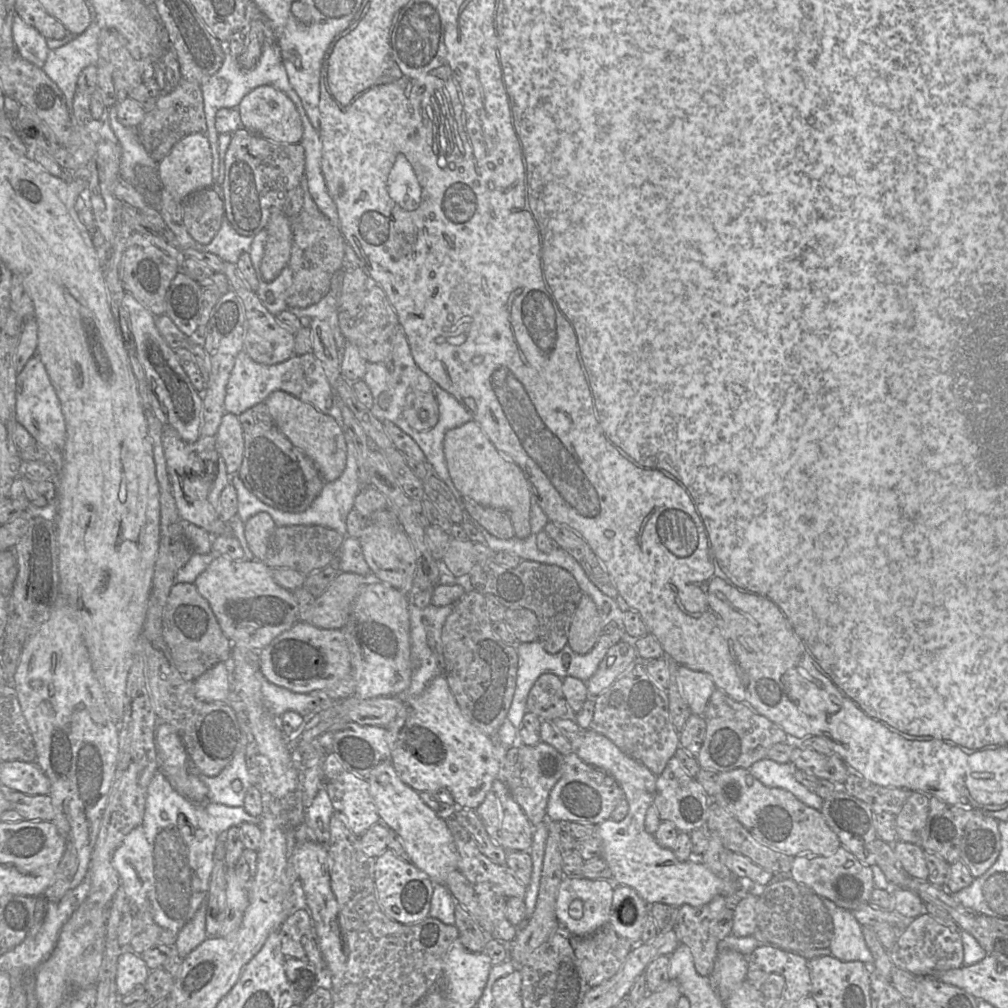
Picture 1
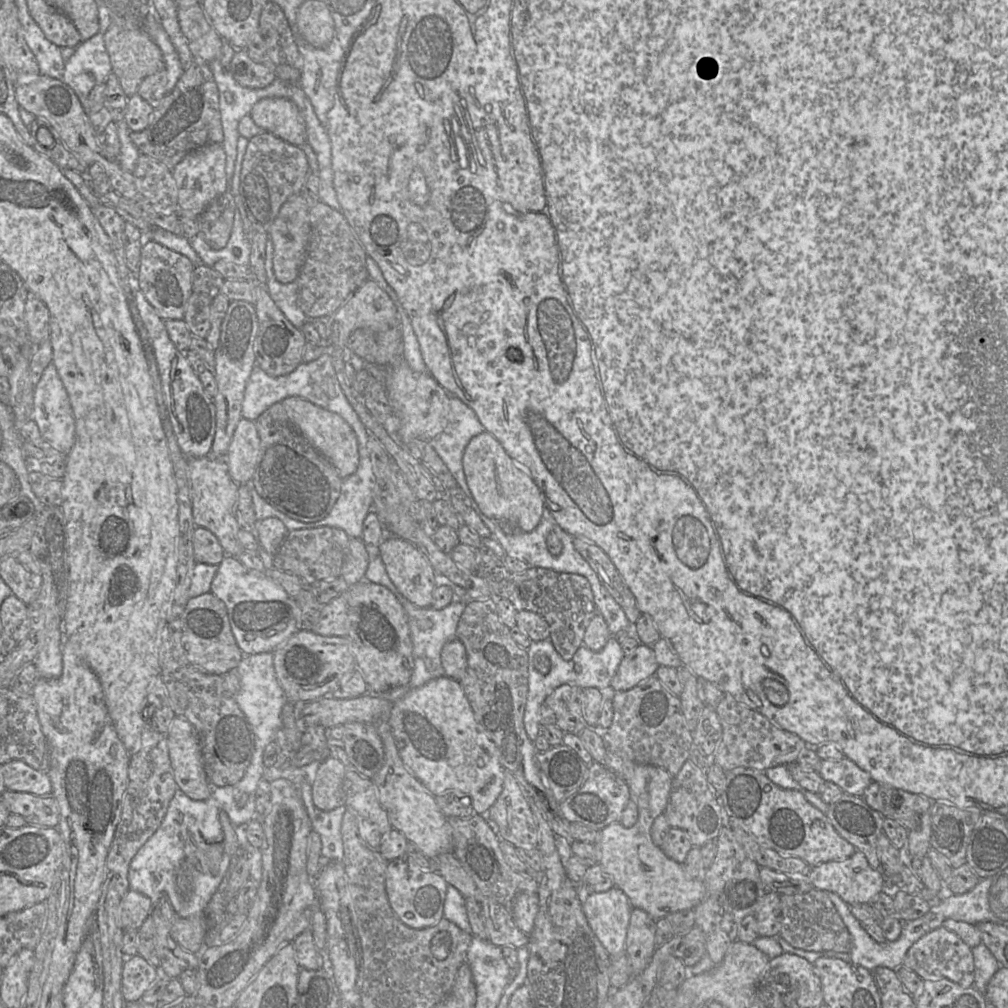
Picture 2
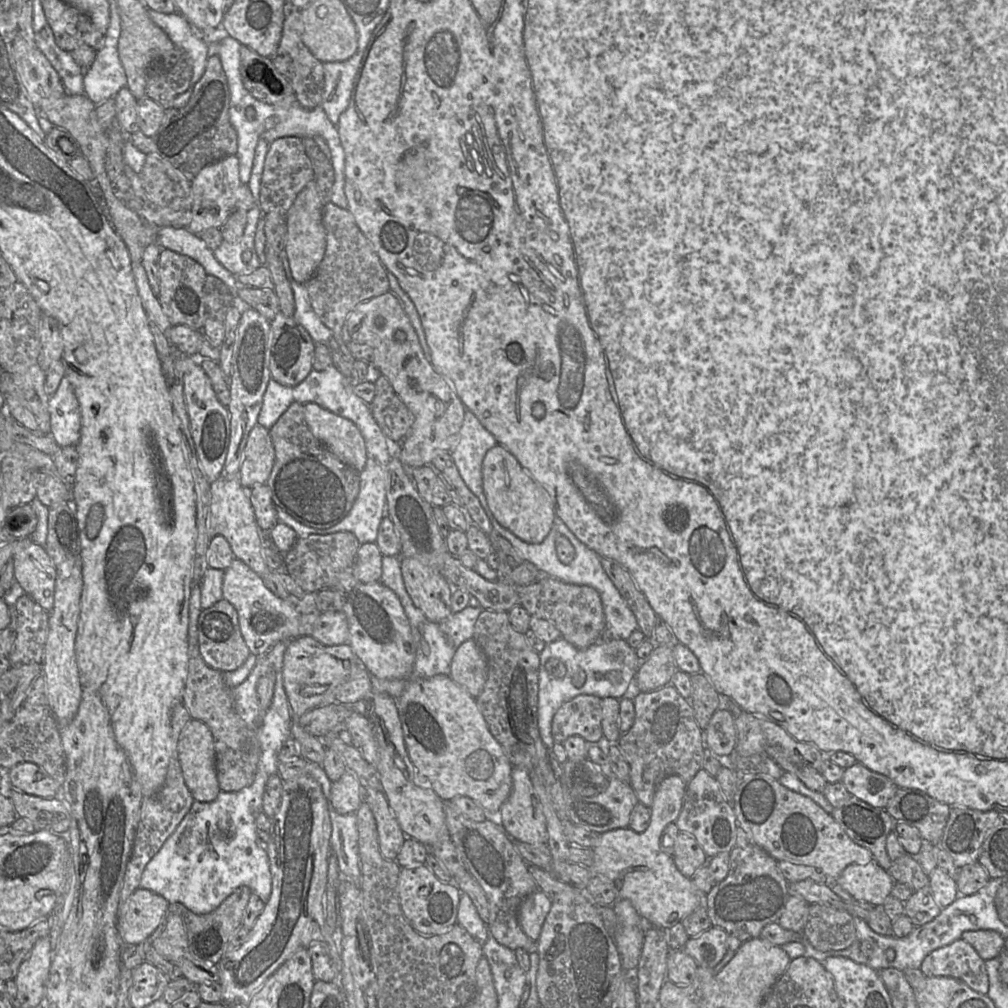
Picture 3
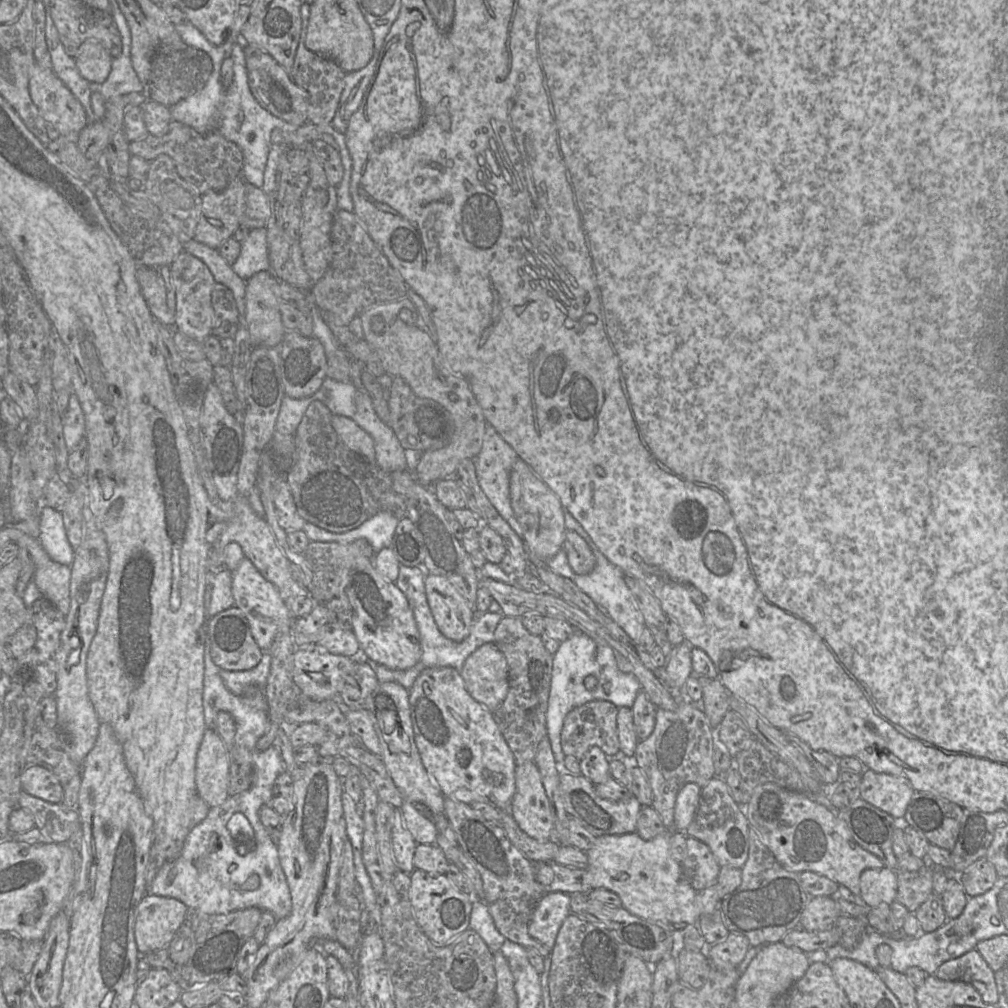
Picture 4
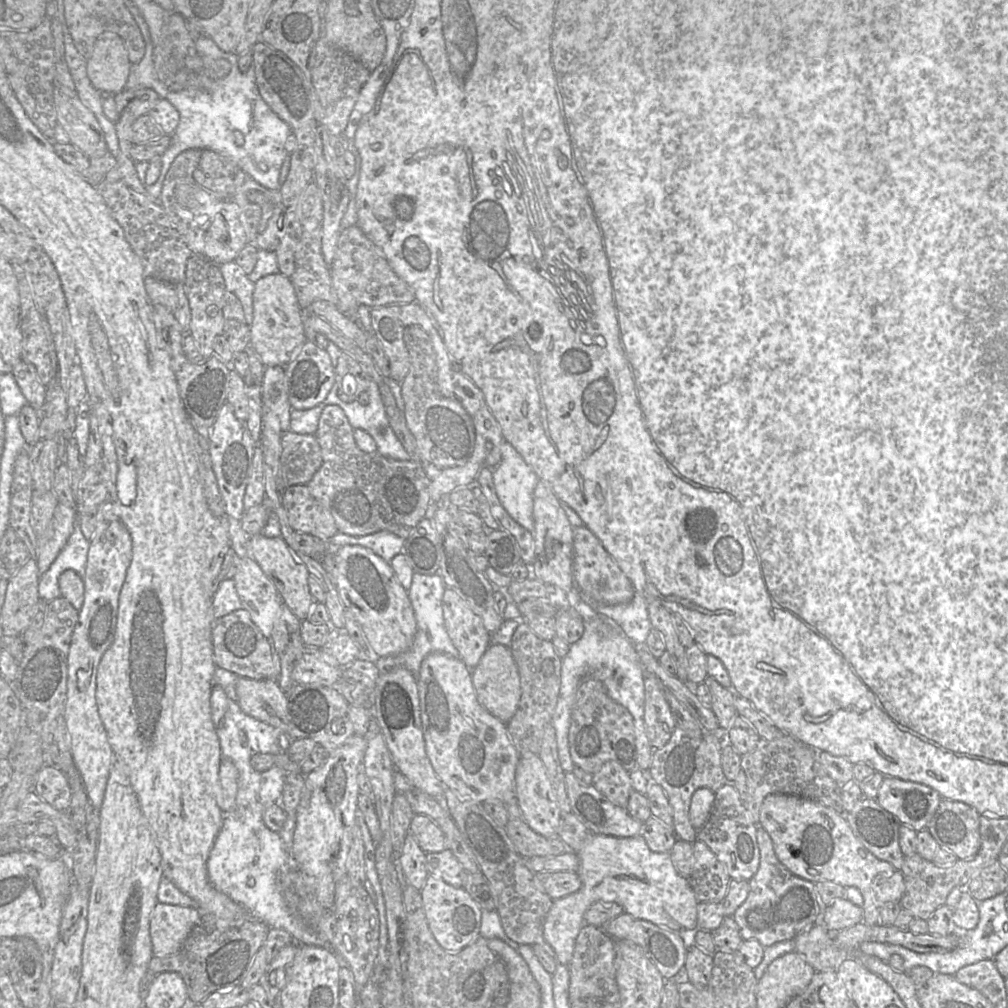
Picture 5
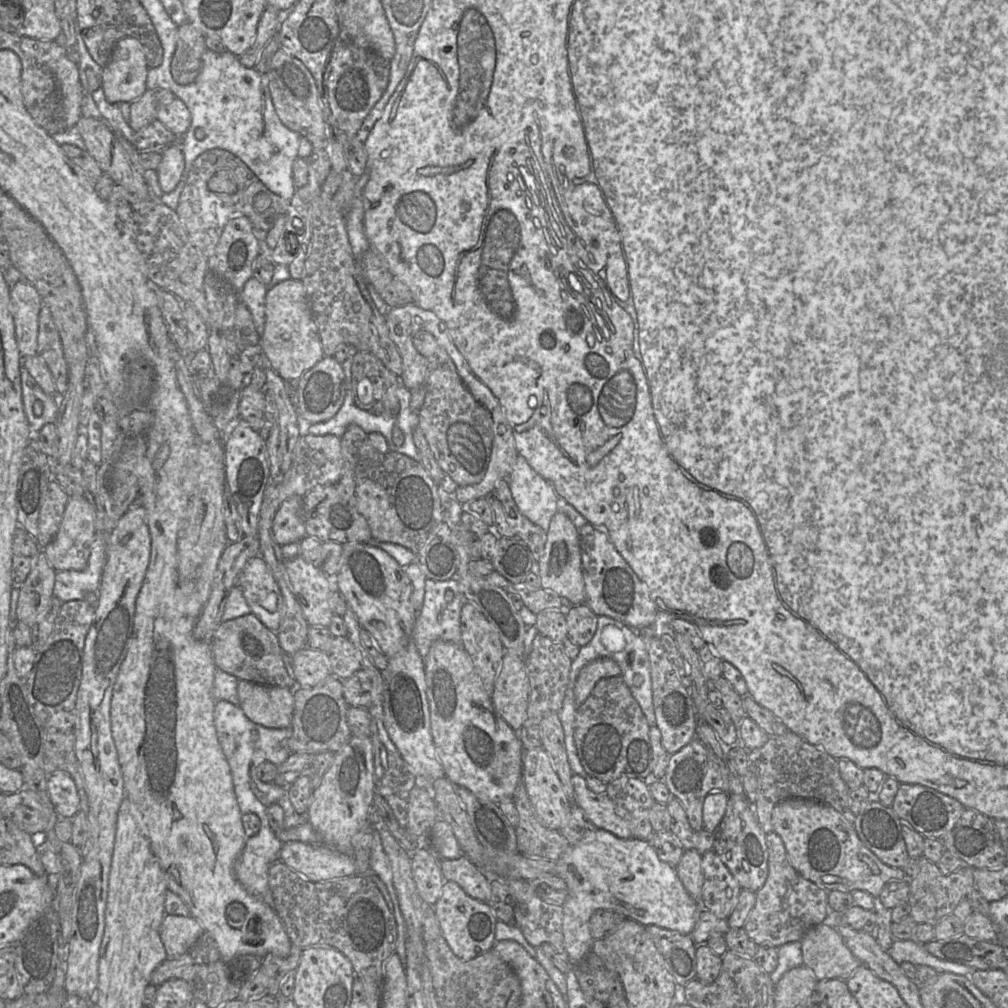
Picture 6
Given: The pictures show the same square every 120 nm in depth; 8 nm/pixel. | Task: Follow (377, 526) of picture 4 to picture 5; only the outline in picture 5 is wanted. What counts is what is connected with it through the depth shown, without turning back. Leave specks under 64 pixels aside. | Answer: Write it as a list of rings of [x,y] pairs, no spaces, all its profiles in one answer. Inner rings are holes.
[[[382,530],[365,536],[353,536],[339,532],[331,537],[329,542],[338,548],[344,545],[360,545],[369,548],[390,563],[393,557],[401,553],[404,539],[390,531]]]

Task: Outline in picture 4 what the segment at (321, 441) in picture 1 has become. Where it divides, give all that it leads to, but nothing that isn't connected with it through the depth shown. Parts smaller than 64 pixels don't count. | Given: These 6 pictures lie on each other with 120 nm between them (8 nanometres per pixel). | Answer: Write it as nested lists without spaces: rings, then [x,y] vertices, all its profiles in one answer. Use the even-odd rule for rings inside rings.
[[[333,415],[332,426],[343,444],[354,453],[370,462],[375,462],[375,445],[373,438],[352,419]]]

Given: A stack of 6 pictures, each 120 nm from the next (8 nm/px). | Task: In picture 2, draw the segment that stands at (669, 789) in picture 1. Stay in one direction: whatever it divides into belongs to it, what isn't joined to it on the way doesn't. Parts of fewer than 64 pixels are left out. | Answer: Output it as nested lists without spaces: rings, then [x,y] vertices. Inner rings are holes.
[[[688,760],[678,774],[673,777],[664,815],[671,827],[682,829],[687,833],[695,847],[716,841],[721,829],[729,825],[727,813],[710,788],[705,774]]]

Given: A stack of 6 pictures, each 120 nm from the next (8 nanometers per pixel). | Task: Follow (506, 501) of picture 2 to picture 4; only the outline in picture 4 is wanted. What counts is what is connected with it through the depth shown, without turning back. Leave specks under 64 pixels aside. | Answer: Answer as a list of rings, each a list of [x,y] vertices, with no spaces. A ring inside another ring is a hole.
[[[522,459],[515,462],[510,474],[510,499],[515,516],[522,527],[523,541],[527,549],[543,560],[556,555],[563,548],[567,531],[563,505],[559,497]]]

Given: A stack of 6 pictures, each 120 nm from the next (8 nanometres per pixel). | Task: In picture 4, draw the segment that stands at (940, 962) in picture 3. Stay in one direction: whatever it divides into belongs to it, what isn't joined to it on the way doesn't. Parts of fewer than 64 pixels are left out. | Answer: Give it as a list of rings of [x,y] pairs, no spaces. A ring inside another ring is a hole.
[[[976,948],[942,963],[934,975],[946,981],[969,983],[978,991],[985,1003],[998,1003],[995,972]]]

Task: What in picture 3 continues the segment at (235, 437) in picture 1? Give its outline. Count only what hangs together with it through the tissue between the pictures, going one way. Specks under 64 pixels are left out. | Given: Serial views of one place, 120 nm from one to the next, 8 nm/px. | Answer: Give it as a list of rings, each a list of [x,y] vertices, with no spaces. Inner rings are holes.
[[[256,424],[250,431],[240,464],[238,481],[245,488],[266,484],[275,461],[268,429]]]

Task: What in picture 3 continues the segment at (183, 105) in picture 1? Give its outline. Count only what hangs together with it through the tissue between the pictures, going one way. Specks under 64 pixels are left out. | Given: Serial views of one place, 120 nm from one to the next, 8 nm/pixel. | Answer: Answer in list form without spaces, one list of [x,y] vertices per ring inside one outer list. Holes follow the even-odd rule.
[[[217,55],[210,56],[187,104],[181,108],[165,109],[163,121],[153,136],[139,131],[128,135],[128,141],[145,155],[159,155],[192,179],[207,165],[236,155],[237,133],[230,123],[229,105],[230,92],[221,61]]]

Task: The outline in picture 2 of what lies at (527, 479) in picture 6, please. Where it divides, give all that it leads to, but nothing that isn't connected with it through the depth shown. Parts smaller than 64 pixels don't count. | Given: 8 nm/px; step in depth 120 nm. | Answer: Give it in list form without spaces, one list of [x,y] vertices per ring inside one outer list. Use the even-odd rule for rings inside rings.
[[[450,394],[448,424],[442,433],[429,440],[429,444],[463,490],[466,496],[465,504],[478,513],[482,512],[467,485],[462,458],[470,440],[484,431],[485,428],[476,413],[458,397]]]

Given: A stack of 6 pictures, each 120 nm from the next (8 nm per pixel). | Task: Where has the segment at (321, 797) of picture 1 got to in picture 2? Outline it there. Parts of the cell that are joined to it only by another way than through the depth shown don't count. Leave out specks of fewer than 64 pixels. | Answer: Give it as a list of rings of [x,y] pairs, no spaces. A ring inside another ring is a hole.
[[[342,804],[339,807],[323,811],[316,807],[317,819],[313,820],[312,826],[322,843],[322,856],[329,862],[342,862],[343,841],[341,836],[341,824],[346,807]]]

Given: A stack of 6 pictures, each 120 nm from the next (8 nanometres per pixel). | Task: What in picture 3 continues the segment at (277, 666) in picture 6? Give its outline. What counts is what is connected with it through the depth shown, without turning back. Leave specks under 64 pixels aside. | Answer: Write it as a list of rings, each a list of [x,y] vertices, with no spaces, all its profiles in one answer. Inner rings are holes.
[[[226,599],[202,609],[197,620],[199,652],[204,662],[221,672],[234,671],[241,667],[251,652],[241,634],[238,613]]]

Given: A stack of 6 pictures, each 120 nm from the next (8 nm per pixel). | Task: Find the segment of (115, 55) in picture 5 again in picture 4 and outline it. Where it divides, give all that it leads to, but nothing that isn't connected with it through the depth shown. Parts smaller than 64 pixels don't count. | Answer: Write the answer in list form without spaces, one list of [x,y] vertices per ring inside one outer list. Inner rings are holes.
[[[87,40],[74,59],[80,74],[92,85],[100,85],[108,78],[113,61],[97,40]]]

